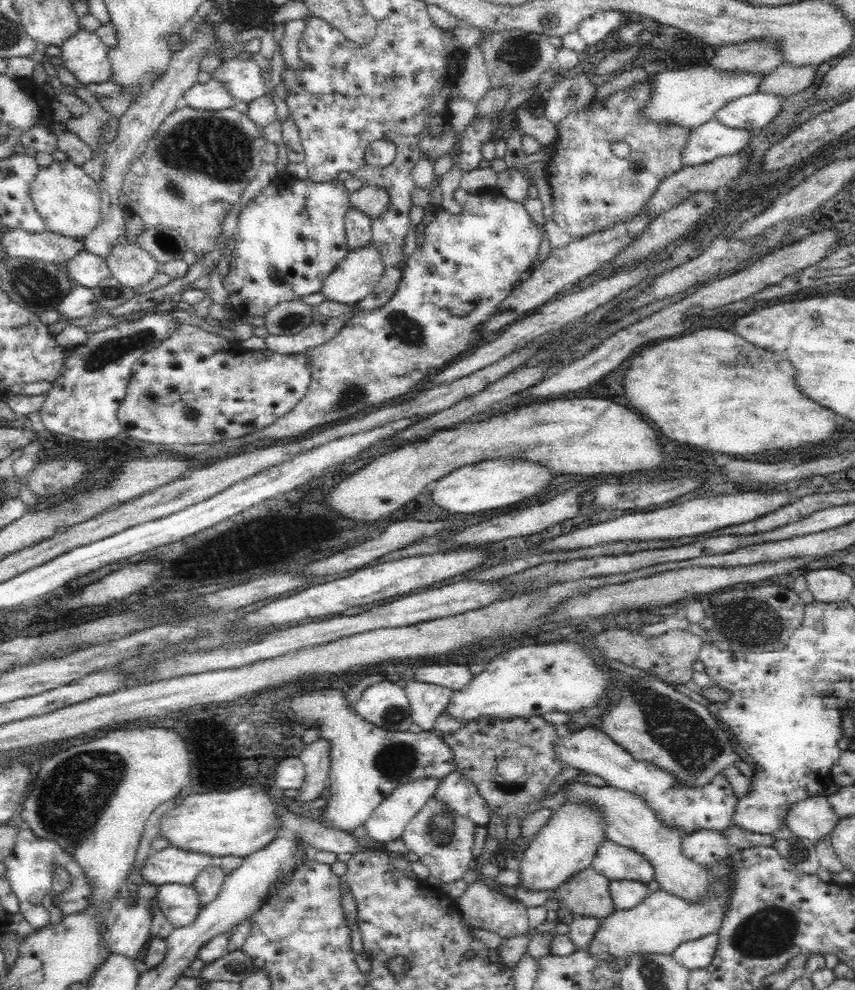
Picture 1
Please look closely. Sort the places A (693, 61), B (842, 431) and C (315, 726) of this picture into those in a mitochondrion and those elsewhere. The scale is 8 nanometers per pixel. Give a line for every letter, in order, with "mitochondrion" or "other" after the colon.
A: other
B: other
C: other

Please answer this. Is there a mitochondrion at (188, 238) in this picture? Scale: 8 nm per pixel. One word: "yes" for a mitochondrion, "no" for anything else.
no

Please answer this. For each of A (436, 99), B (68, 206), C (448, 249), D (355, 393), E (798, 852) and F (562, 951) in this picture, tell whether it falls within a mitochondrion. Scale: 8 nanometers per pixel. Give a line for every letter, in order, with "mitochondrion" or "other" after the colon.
A: other
B: other
C: other
D: mitochondrion
E: mitochondrion
F: other

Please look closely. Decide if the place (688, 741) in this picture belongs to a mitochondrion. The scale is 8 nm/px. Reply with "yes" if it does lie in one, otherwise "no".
yes

